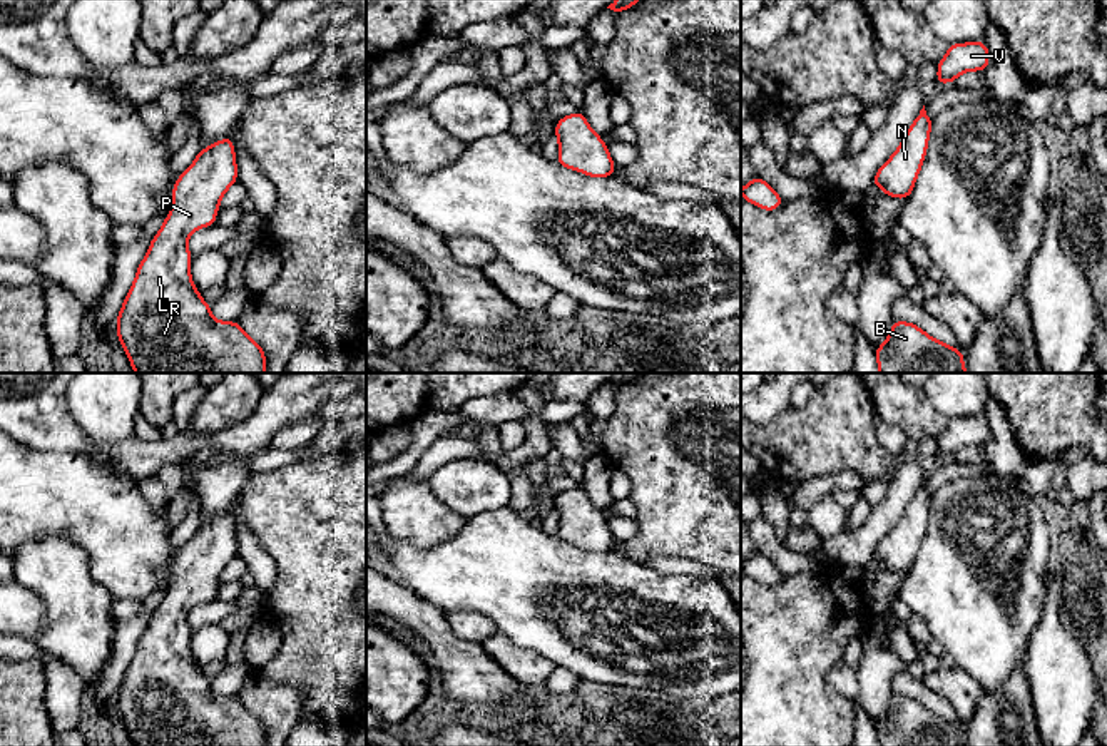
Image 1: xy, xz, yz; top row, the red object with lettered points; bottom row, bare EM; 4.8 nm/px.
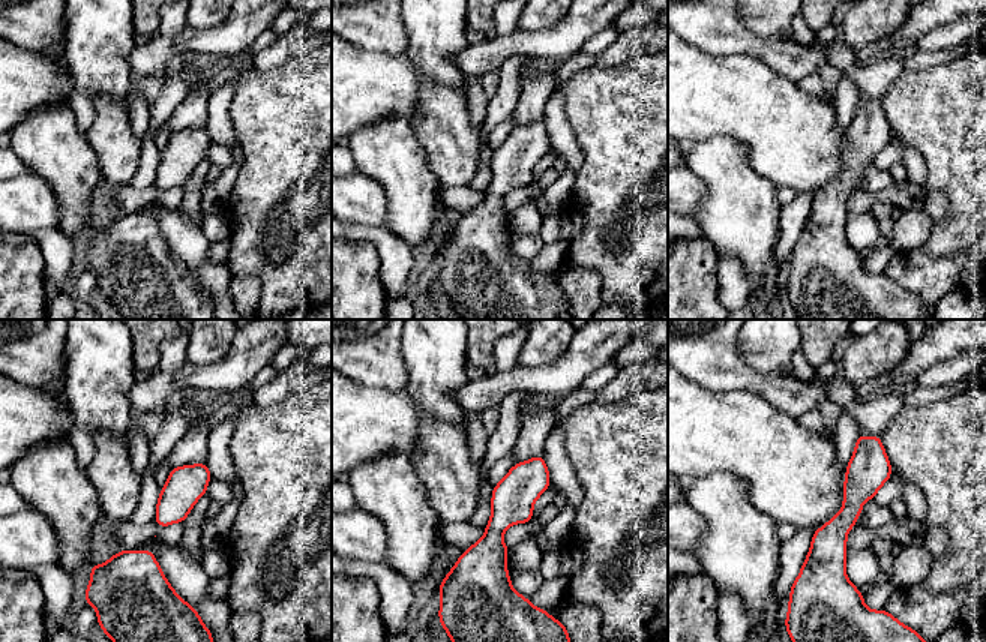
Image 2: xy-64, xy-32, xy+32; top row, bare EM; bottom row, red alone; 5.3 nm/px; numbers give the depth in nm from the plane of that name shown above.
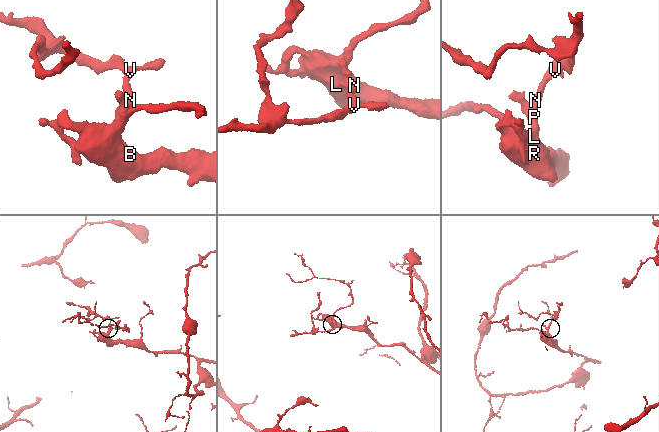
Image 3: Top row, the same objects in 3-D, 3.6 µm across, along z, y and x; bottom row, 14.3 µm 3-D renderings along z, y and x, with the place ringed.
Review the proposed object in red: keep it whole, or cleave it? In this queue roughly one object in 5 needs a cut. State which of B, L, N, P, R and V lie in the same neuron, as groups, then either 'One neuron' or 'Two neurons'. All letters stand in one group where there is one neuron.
Groups: B L N P R V. One neuron

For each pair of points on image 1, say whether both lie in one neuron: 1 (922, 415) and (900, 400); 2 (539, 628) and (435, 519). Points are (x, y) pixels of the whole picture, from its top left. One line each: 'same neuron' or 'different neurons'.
1: same neuron
2: different neurons

